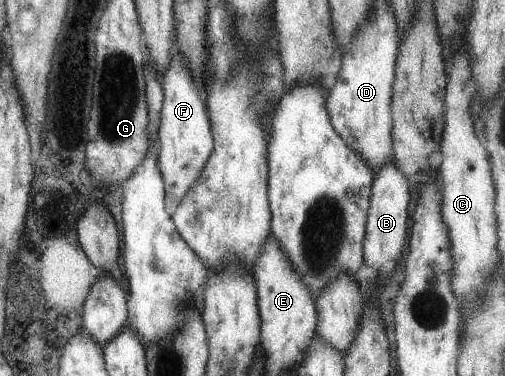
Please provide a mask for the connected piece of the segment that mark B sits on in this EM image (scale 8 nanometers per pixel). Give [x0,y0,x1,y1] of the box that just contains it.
[362,161,410,275]

